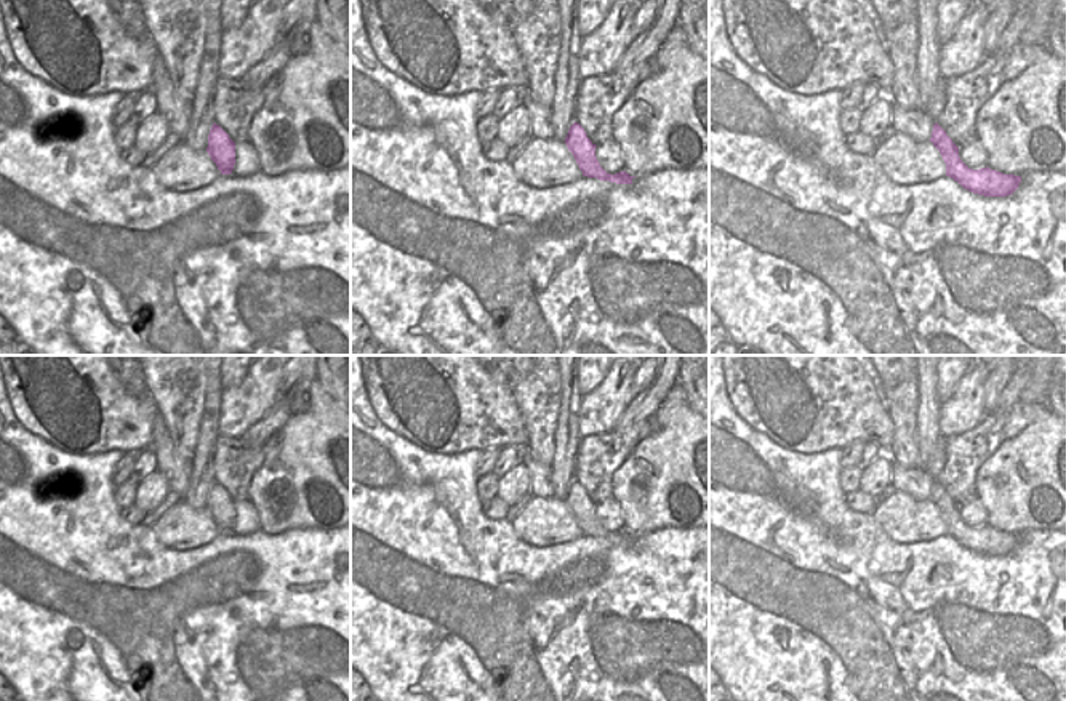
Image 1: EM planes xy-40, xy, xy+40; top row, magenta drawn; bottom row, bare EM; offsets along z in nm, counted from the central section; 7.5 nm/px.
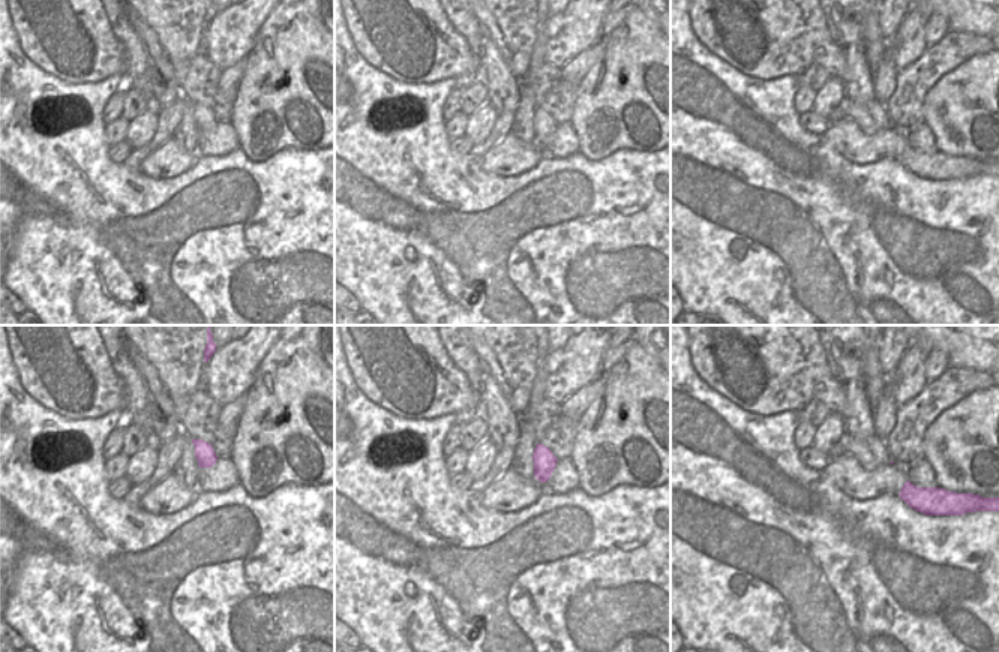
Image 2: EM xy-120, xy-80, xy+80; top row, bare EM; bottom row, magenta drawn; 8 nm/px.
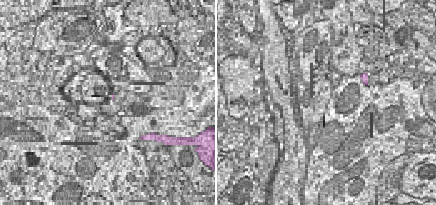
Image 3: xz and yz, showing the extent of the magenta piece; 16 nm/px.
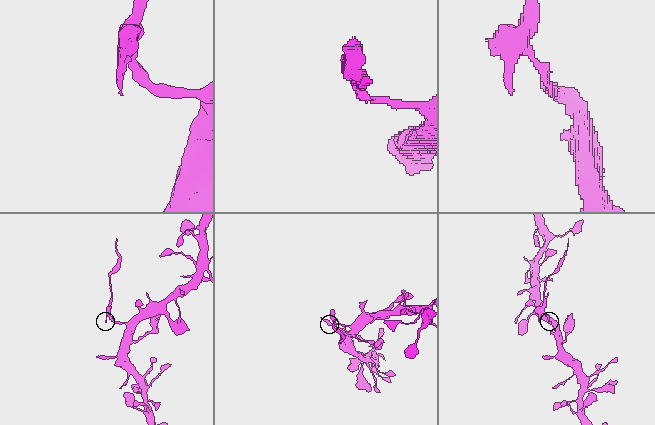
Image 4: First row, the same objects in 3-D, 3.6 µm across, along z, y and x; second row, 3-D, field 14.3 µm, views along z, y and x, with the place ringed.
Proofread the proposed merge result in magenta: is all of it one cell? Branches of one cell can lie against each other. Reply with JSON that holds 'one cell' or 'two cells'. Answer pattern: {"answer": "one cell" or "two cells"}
{"answer": "two cells"}

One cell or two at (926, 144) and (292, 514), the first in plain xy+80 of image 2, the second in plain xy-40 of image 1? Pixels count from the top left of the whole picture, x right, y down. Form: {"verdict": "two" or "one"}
{"verdict": "two"}

